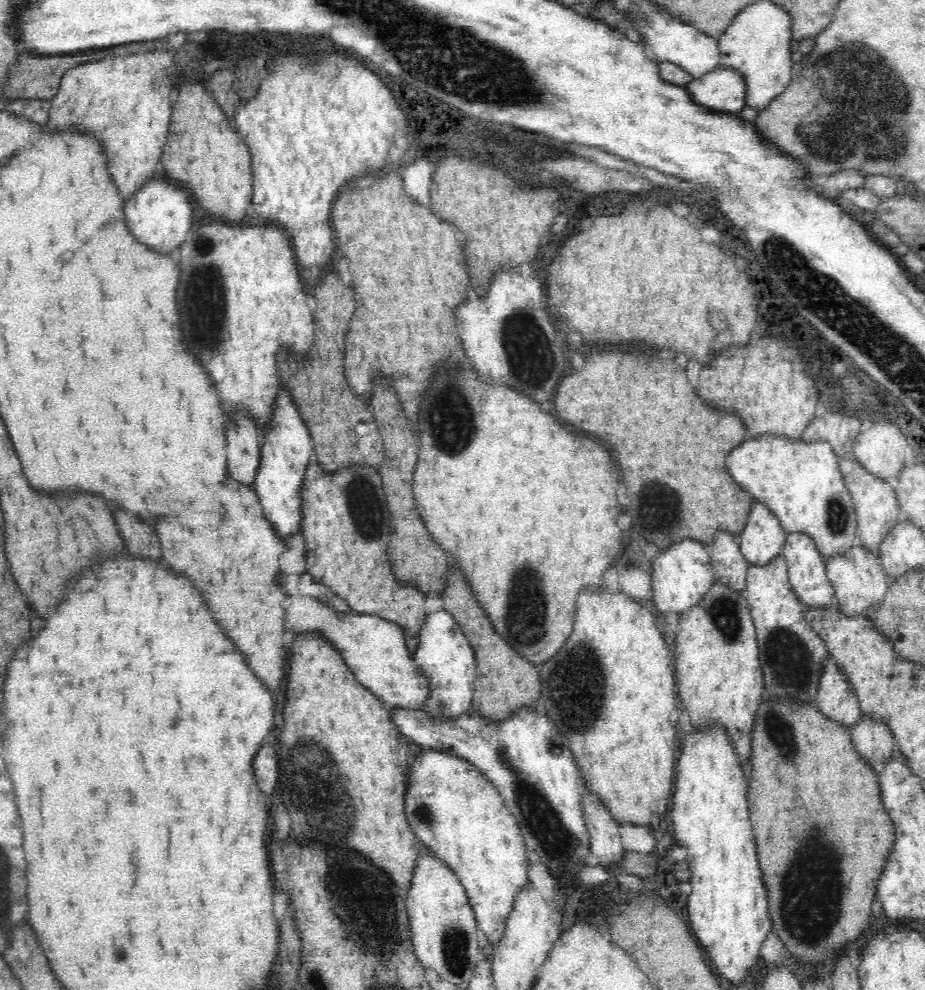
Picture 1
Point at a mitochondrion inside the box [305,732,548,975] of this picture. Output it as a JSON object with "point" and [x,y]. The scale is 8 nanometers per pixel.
{"point":[379,934]}

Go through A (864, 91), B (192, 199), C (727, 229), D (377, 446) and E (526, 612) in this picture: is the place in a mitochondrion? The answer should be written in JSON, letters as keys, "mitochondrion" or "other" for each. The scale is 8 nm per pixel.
{"A":"mitochondrion","B":"other","C":"other","D":"other","E":"mitochondrion"}

